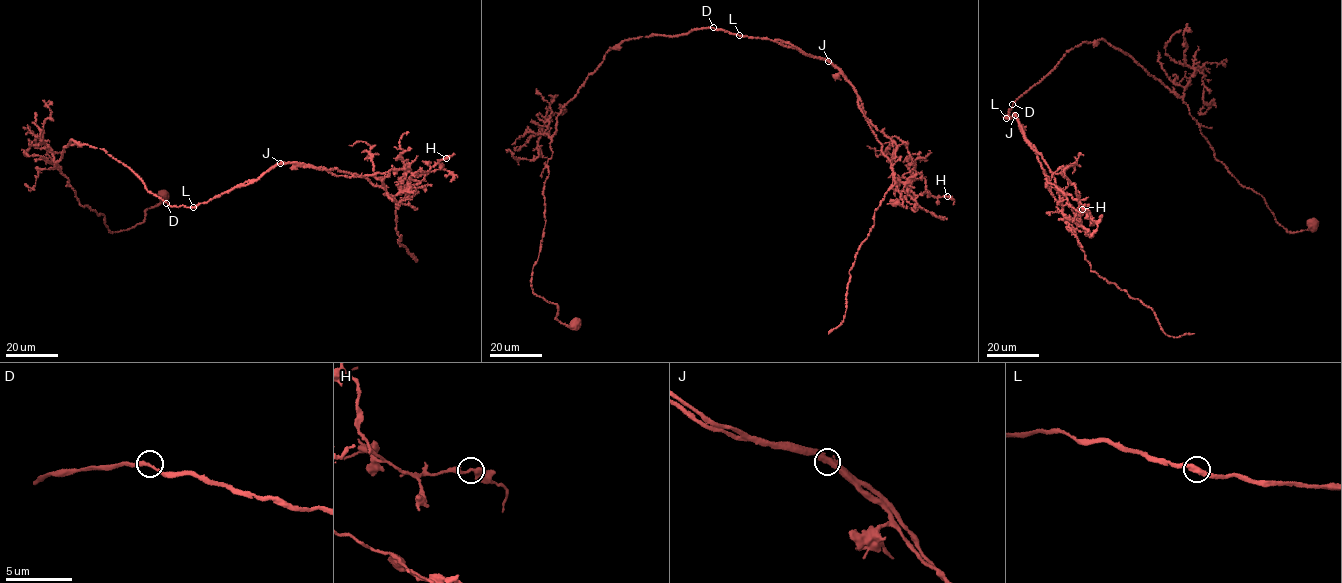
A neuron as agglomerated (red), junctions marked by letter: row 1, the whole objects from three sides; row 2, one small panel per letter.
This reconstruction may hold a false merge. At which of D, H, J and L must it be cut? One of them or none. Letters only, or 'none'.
J

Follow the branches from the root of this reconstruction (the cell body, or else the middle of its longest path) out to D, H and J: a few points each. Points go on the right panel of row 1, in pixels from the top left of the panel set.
D: (1314, 223), (1291, 233), (1278, 223), (1262, 196), (1216, 160), (1182, 98), (1102, 40), (1068, 51), (1012, 104)
H: (1314, 223), (1278, 223), (1182, 98), (1101, 39), (1004, 117), (1082, 208)
J: (1314, 223), (1291, 233), (1278, 223), (1216, 160), (1182, 98), (1102, 40), (1068, 51), (1004, 117), (1015, 114)

